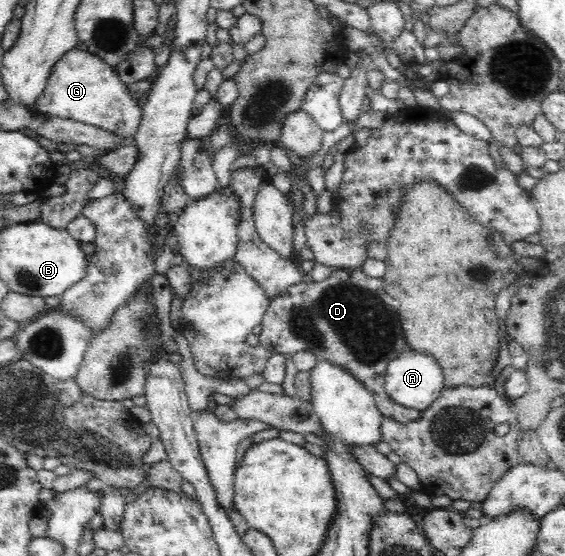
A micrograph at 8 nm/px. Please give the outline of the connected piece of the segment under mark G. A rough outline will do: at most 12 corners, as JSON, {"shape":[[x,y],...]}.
{"shape":[[72,48],[38,113],[128,139],[141,105],[114,68]]}

